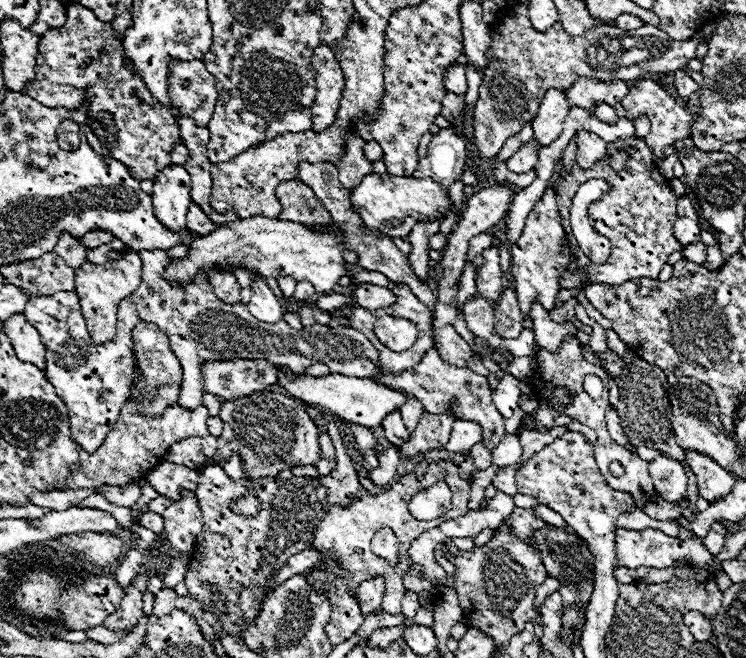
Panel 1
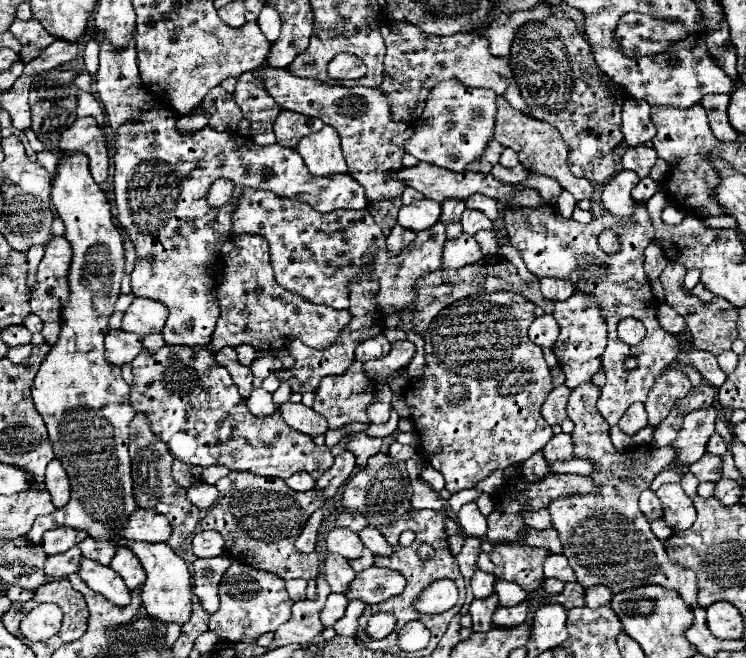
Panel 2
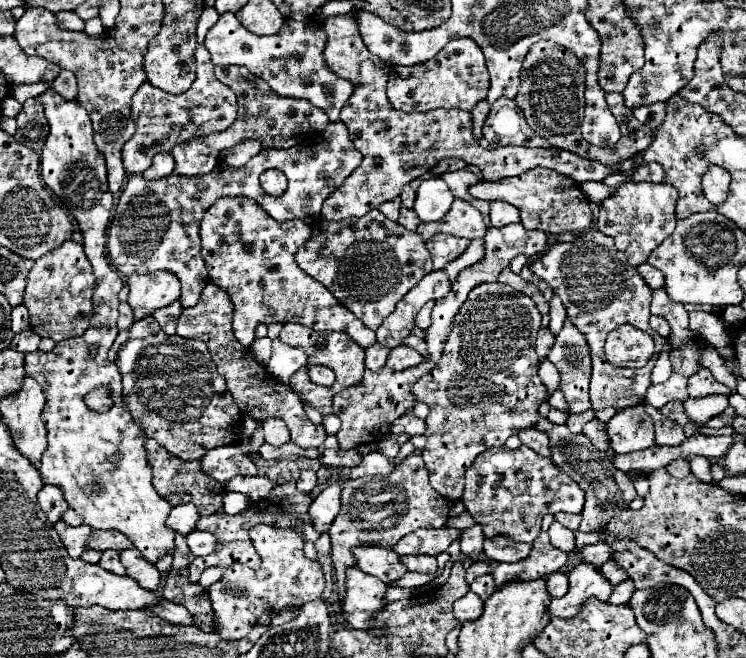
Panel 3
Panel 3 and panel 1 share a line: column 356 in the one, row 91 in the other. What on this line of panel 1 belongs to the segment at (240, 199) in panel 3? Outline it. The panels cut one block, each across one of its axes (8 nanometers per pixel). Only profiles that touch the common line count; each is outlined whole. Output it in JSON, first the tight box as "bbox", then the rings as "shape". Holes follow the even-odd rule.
{"bbox":[312,44,344,132],"shape":[[[320,44],[314,50],[312,66],[316,70],[316,88],[318,88],[312,106],[312,130],[320,132],[328,128],[336,118],[344,92],[344,74],[334,52],[324,44]]]}

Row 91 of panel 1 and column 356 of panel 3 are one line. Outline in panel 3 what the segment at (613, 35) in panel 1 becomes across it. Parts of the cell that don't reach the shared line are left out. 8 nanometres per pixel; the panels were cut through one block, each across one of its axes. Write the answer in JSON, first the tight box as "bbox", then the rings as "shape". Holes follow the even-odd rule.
{"bbox":[328,452,454,602],"shape":[[[420,452],[410,454],[400,464],[394,466],[394,472],[388,476],[378,478],[358,478],[358,480],[346,480],[342,488],[342,510],[332,522],[328,534],[332,538],[332,560],[334,560],[334,574],[338,584],[338,596],[340,602],[346,594],[346,570],[350,566],[356,566],[352,548],[354,546],[382,546],[382,548],[394,548],[398,540],[418,528],[442,528],[446,526],[446,520],[452,512],[454,504],[448,502],[444,496],[434,492],[434,488],[428,482],[428,472],[424,466],[424,460]]]}

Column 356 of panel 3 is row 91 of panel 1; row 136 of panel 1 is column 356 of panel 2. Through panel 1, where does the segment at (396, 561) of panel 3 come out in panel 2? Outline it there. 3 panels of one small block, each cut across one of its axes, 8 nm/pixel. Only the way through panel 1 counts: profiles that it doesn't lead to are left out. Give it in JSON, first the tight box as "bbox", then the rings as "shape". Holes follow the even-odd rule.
{"bbox":[326,528,364,560],"shape":[[[332,528],[326,534],[326,548],[328,548],[328,552],[336,552],[336,554],[352,560],[362,554],[364,546],[362,546],[358,534],[350,532],[348,528]]]}

